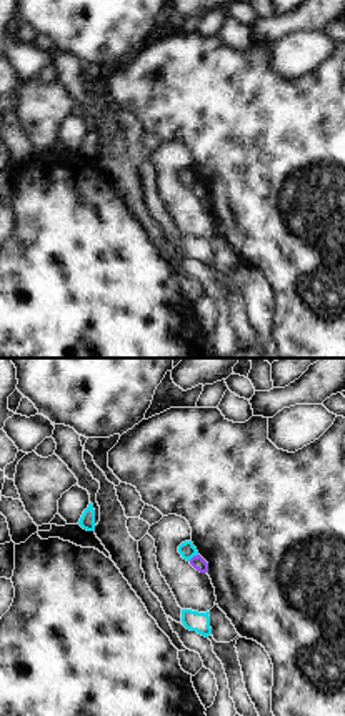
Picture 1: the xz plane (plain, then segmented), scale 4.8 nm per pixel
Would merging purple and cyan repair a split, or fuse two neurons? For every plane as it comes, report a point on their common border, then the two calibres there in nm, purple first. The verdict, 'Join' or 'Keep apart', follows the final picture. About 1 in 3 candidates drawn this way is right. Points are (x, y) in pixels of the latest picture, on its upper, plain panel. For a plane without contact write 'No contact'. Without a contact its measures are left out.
Touches purple at (194, 183). Thickness 70 nm (purple) against 80 nm.

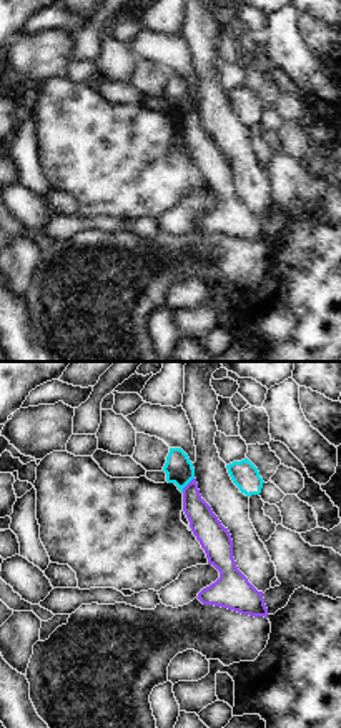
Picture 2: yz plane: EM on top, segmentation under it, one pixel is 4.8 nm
Touches purple at (187, 112). Thickness 140 nm (purple) against 140 nm.

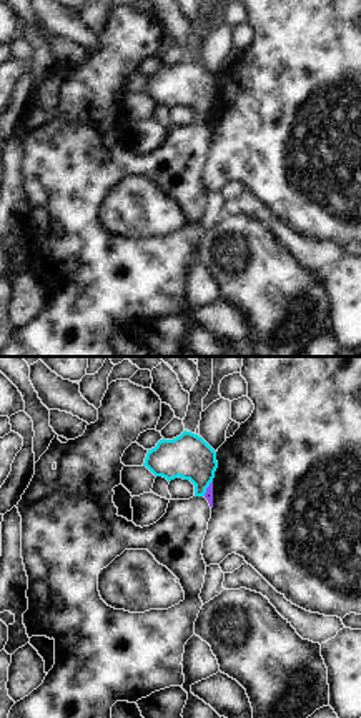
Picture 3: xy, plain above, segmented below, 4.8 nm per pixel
Touches purple at (207, 115). Thickness 50 nm (purple) against 220 nm.

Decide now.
Keep apart.

